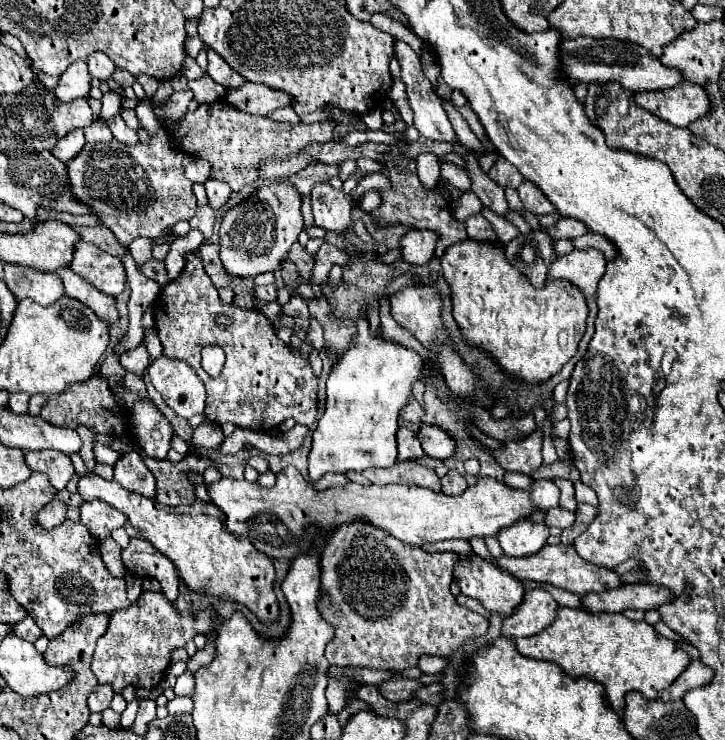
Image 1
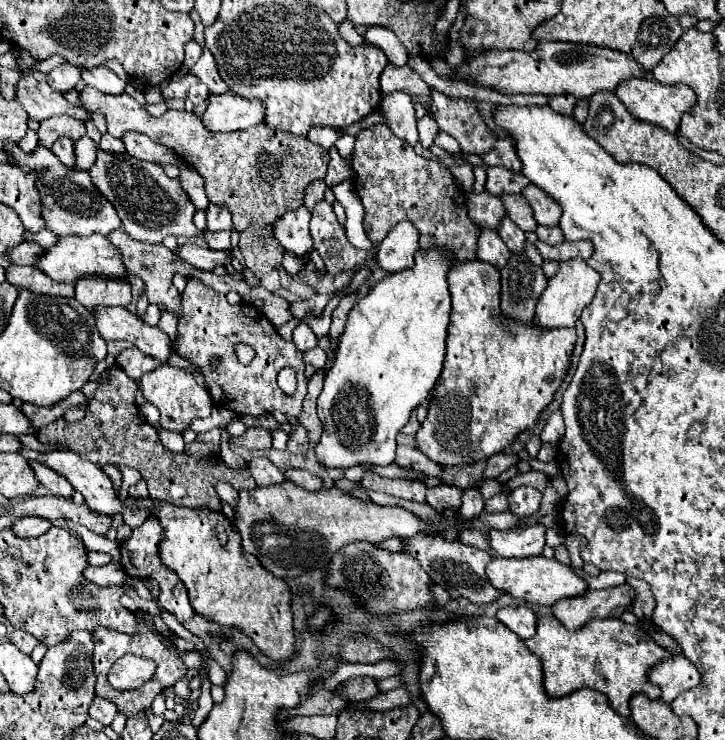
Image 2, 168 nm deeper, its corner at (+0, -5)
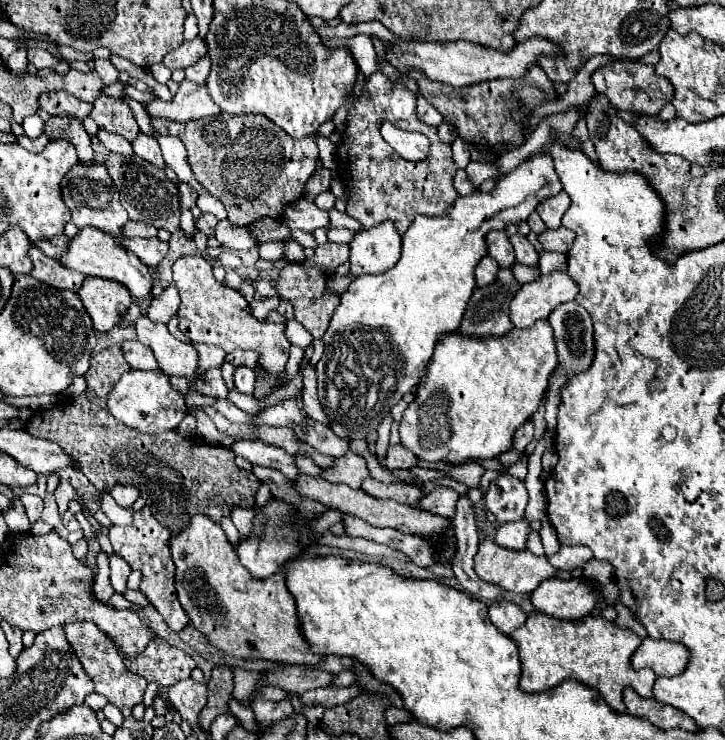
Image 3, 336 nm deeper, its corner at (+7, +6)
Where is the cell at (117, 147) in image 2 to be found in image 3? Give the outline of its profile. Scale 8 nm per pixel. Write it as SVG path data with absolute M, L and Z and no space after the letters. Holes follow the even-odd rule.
M99 130L99 132L97 132L97 138L99 138L99 142L101 142L107 150L111 150L111 152L117 152L117 154L123 154L123 156L133 154L133 150L131 150L131 142L125 140L125 138L121 138L121 136L117 136L117 134Z

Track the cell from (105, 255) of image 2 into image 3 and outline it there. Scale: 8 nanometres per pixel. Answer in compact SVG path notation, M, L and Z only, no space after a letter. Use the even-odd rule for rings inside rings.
M81 228L79 234L71 238L67 252L59 258L59 262L63 268L77 270L85 276L97 276L97 278L109 278L121 282L137 298L145 298L151 292L151 276L147 272L147 266L137 256L133 256L131 250L121 246L121 242L115 236L101 232L97 228Z

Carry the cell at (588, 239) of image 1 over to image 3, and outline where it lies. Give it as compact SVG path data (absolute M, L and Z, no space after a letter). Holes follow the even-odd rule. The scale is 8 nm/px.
M557 228L557 230L545 230L543 234L537 236L537 240L541 242L541 246L545 250L553 250L553 252L561 252L567 254L573 240L575 240L575 232L567 230L567 228Z

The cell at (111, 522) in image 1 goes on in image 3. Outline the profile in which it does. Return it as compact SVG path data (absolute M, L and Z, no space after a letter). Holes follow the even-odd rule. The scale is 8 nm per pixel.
M21 494L19 496L19 500L21 500L21 504L23 504L23 508L25 508L25 514L29 516L29 520L31 522L35 522L35 520L39 520L39 504L41 504L41 500L39 500L39 496L33 496L33 494Z

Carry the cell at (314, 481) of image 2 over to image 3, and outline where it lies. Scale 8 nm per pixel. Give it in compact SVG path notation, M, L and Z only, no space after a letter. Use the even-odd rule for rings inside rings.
M237 440L231 448L237 456L243 456L251 464L269 466L279 472L283 472L289 480L295 480L299 476L299 468L295 464L295 456L287 454L283 448L275 444L265 444L261 440Z

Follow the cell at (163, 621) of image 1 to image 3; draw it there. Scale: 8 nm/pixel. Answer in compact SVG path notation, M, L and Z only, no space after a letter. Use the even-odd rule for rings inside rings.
M91 622L65 624L65 634L67 634L67 640L73 644L73 650L79 656L85 672L95 682L95 692L107 696L107 700L113 706L117 706L125 718L131 716L133 706L143 700L143 692L147 688L145 678L133 674L125 668L123 660L119 656L117 644L113 640L109 640L109 636L105 632L101 632L95 624L91 624Z

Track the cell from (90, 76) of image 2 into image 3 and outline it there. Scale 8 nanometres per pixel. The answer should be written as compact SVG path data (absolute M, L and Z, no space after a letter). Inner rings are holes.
M93 60L93 68L105 84L115 84L119 80L119 70L109 60Z

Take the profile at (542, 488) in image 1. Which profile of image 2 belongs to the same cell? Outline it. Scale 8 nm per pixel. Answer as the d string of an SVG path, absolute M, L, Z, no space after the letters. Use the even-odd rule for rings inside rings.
M516 487L514 491L508 493L510 513L514 513L520 519L530 517L532 513L538 511L540 499L542 499L542 493L538 489L534 489L534 487Z

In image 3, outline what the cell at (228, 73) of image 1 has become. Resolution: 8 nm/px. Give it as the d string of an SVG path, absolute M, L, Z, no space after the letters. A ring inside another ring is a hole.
M193 38L191 42L183 42L177 50L165 54L163 58L163 64L169 68L169 70L179 70L179 68L189 68L193 66L195 62L199 62L207 52L207 46L203 42L203 38Z

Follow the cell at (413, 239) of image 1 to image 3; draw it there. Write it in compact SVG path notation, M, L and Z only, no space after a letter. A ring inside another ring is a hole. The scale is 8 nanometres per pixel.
M391 220L377 224L371 230L361 230L351 240L351 272L349 278L359 274L381 274L393 268L401 256L401 234Z

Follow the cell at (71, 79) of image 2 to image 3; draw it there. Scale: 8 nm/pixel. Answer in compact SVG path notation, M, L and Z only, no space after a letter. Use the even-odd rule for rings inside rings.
M29 48L27 50L27 58L33 66L37 66L39 70L43 68L53 68L55 64L59 64L61 60L57 56L53 56L49 50L43 50L43 48Z

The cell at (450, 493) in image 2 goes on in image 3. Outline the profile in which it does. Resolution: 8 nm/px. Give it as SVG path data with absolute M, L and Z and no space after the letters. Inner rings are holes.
M437 486L435 490L431 490L421 506L433 514L439 514L439 516L445 516L445 518L453 518L453 508L455 508L455 502L457 502L459 494L453 490L453 488L447 488L447 486Z

